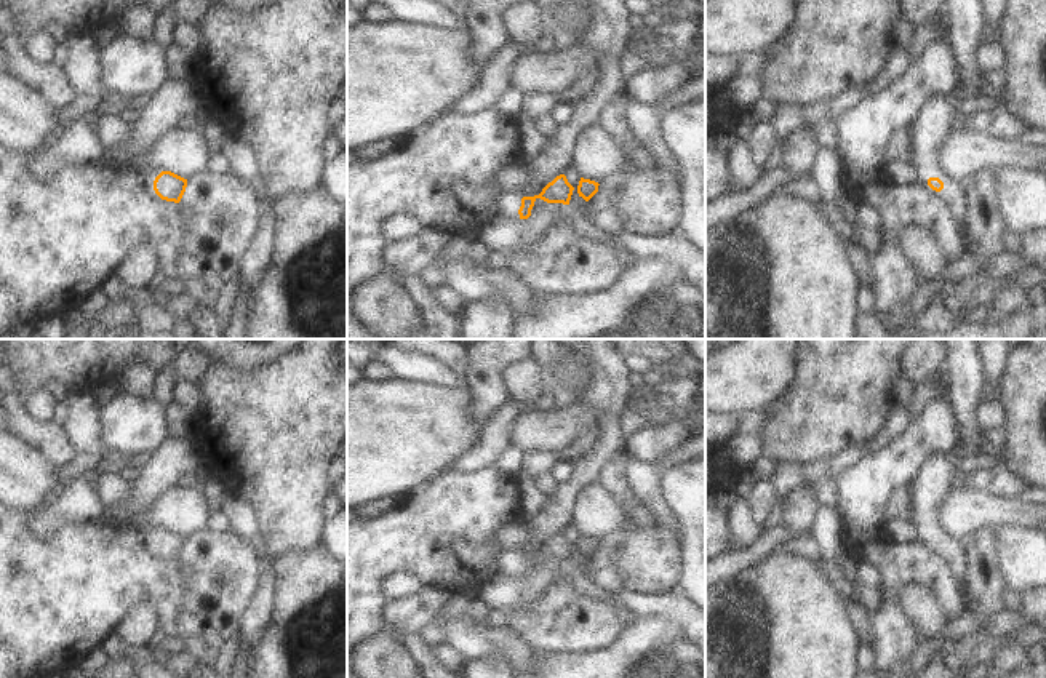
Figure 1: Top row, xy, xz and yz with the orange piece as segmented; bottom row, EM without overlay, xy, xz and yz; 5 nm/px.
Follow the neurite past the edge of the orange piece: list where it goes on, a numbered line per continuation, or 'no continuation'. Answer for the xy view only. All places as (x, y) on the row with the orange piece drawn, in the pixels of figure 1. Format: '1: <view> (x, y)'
1: xy (159, 114)

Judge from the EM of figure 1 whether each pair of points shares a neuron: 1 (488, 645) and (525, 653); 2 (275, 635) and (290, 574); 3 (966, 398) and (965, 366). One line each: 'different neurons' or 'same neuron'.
1: same neuron
2: same neuron
3: same neuron

